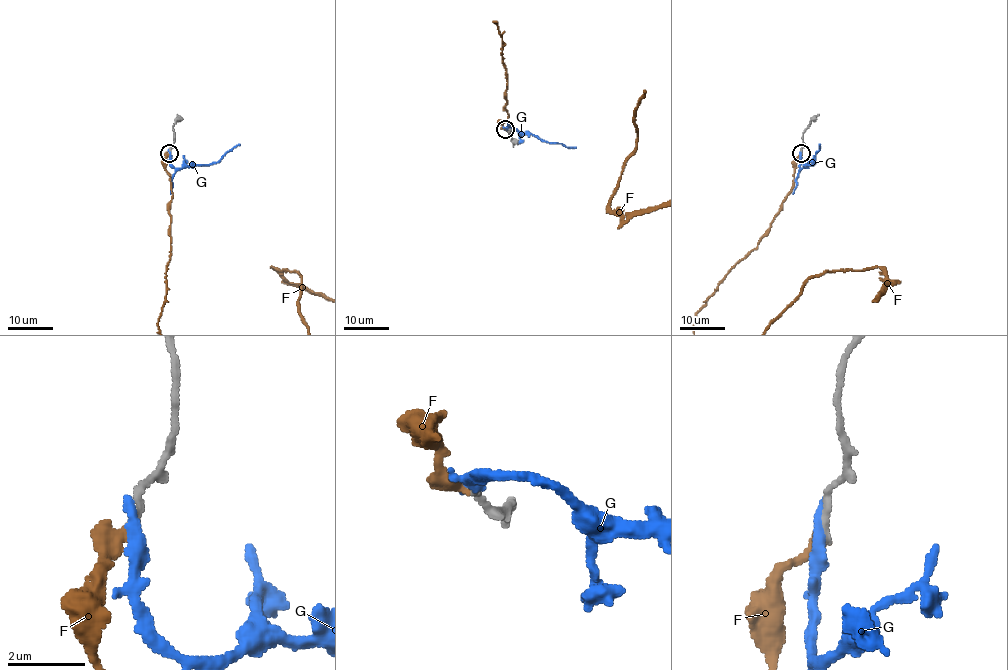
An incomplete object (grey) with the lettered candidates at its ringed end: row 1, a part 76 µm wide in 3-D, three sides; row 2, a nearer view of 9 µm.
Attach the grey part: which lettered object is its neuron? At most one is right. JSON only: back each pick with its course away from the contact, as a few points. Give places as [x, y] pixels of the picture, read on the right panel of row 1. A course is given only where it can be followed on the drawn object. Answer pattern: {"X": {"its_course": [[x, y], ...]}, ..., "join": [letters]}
{"join": ["F"]}

